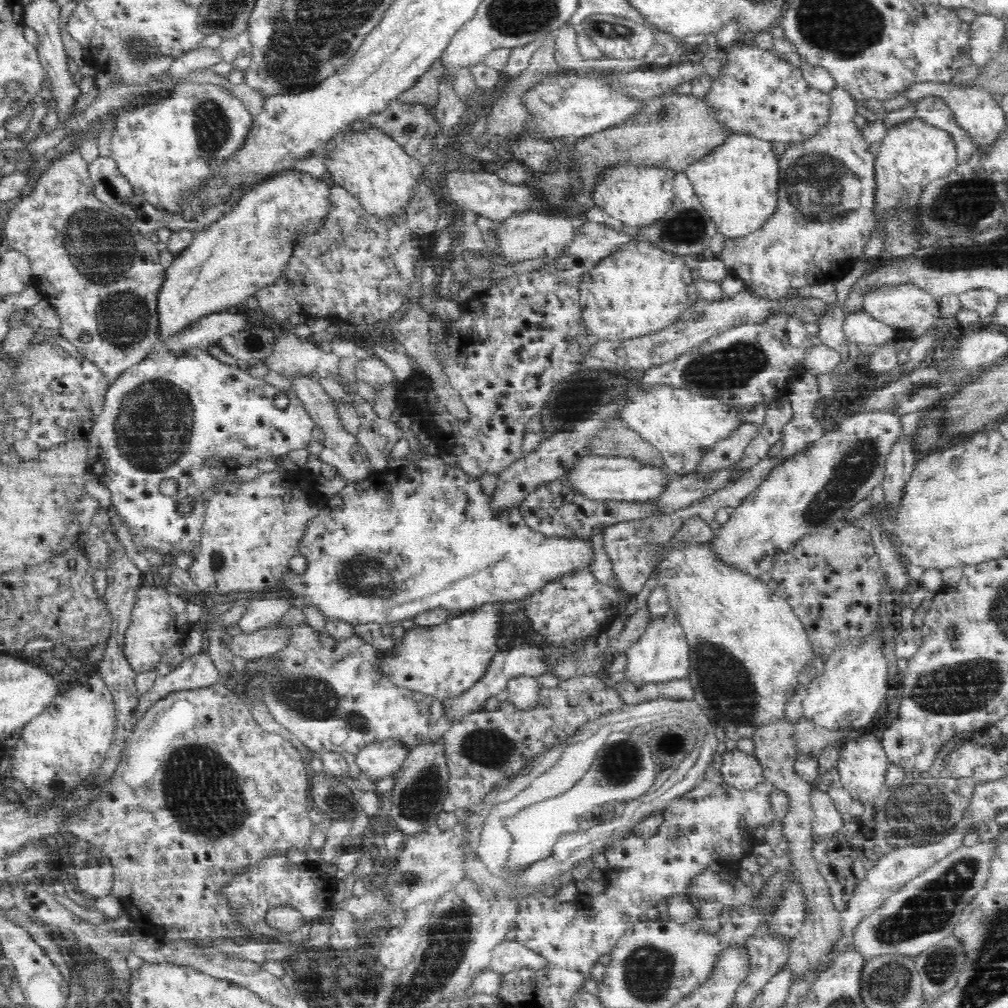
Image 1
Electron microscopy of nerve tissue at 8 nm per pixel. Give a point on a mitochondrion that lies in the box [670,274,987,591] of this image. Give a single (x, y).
(857, 466)

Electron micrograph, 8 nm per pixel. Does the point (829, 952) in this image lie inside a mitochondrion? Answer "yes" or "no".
no

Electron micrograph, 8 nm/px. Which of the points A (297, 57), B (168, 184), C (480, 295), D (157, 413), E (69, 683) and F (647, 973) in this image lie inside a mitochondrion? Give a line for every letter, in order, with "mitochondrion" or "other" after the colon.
A: mitochondrion
B: other
C: other
D: mitochondrion
E: other
F: mitochondrion

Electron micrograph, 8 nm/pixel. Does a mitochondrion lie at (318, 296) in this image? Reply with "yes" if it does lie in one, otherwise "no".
no

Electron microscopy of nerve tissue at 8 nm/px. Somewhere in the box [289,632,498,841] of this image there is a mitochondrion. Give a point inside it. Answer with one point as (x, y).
(421, 796)

